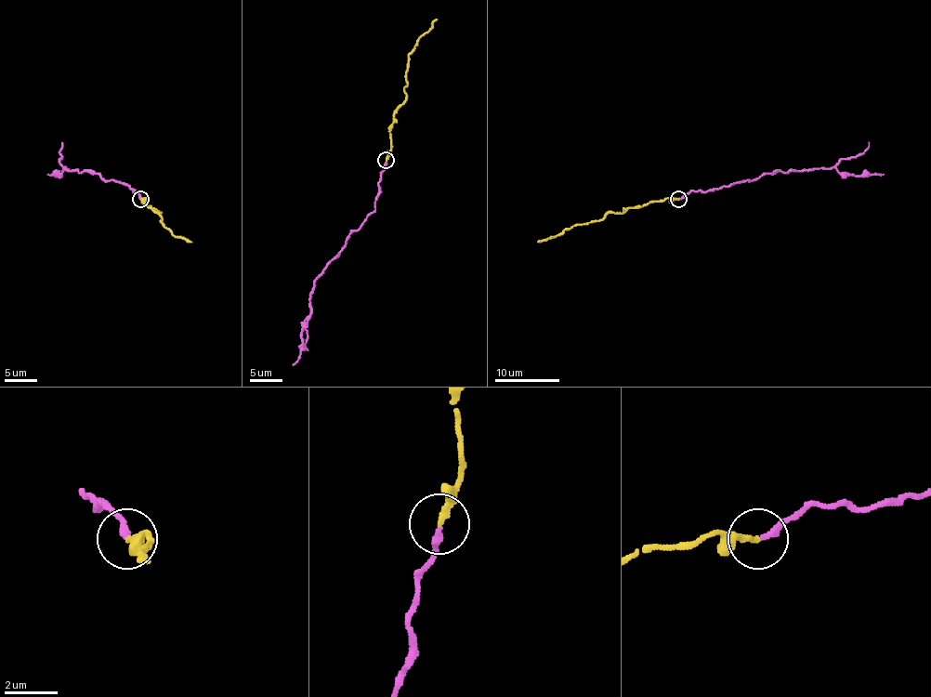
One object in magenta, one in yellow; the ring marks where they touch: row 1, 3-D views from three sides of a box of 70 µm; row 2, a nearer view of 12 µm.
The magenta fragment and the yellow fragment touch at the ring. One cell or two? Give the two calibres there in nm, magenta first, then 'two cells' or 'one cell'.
260 nm thick on the magenta side, 240 nm on the other; one cell

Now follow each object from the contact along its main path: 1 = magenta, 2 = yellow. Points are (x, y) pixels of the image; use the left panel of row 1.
1: (140, 198), (130, 186), (106, 180), (99, 174), (69, 171), (65, 167), (58, 174), (47, 174)
2: (140, 198), (145, 198), (149, 206), (161, 213), (163, 224), (174, 236), (192, 243)

